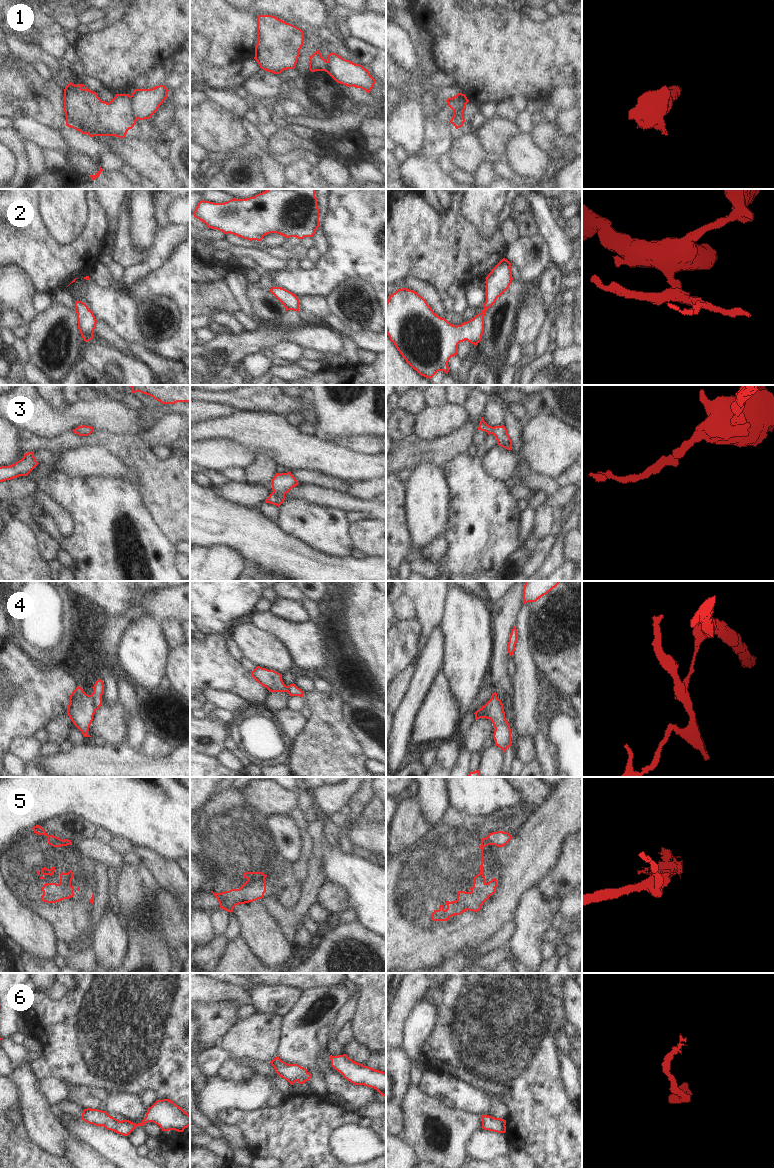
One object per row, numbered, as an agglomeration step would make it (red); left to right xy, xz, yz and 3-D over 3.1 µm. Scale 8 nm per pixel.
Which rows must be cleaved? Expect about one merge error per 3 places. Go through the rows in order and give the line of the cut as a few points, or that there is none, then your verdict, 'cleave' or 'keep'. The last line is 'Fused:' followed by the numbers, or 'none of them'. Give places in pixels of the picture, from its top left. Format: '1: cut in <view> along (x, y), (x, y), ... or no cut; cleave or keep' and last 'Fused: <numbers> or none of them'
1: cut in xy along (130, 96), (131, 112), (136, 119); cleave
2: no cut; keep
3: no cut; keep
4: cut in xy along (89, 695), (96, 709); cleave
5: cut in xz along (264, 877), (250, 877), (248, 879); cleave
6: no cut; keep
Fused: 1, 4, 5

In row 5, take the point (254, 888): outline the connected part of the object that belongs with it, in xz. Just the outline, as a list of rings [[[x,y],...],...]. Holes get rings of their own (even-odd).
[[[251,877],[239,889],[231,889],[222,893],[213,893],[220,908],[233,912],[236,905],[245,904],[264,898],[266,892],[266,879]]]

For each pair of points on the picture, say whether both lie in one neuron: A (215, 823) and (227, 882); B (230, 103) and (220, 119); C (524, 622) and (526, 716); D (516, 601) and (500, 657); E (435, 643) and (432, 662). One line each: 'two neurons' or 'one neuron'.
A: one neuron
B: two neurons
C: one neuron
D: one neuron
E: one neuron

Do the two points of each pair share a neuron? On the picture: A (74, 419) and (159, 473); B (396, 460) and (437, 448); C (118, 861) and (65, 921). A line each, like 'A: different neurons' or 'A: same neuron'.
A: different neurons
B: same neuron
C: different neurons

